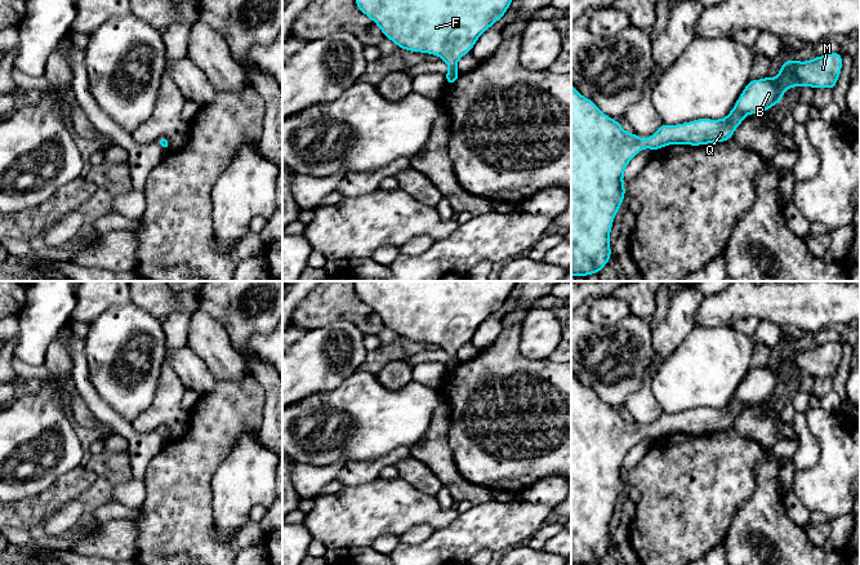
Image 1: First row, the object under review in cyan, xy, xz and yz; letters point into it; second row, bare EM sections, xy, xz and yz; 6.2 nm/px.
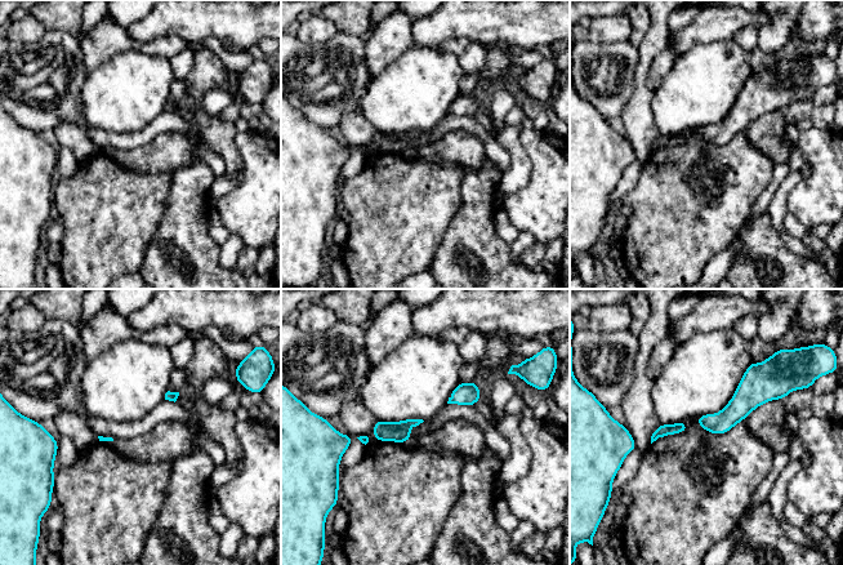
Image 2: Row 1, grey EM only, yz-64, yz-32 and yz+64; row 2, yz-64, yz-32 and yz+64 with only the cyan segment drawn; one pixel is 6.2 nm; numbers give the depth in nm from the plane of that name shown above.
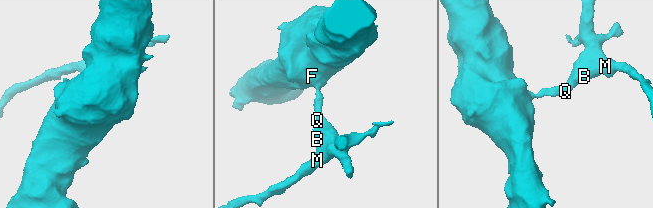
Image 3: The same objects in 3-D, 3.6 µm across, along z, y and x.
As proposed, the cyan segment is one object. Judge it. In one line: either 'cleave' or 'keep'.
keep

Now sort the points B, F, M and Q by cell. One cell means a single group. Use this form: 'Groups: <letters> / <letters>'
Groups: B F M Q

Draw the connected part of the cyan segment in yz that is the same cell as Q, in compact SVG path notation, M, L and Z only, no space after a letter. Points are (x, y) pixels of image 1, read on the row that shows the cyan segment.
M841 52L815 57L807 62L784 61L776 77L748 81L730 114L721 120L698 119L690 123L661 126L647 139L627 133L618 120L605 115L597 104L583 97L571 84L571 276L600 273L611 259L610 231L623 204L623 175L628 163L643 148L651 151L668 144L710 144L726 142L749 114L762 114L780 101L788 88L811 86L833 90L842 71Z

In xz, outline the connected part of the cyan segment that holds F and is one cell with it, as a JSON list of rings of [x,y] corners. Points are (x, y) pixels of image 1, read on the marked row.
[[[355,0],[355,3],[398,48],[435,54],[444,59],[450,68],[445,74],[446,84],[453,86],[462,75],[455,67],[458,61],[505,14],[512,0]]]

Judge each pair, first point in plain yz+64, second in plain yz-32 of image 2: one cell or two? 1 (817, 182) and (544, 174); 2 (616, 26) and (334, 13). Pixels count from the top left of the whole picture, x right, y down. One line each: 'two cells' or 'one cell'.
1: one cell
2: two cells

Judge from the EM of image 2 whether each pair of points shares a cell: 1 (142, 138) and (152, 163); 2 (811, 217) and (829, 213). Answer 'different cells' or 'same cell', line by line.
1: different cells
2: same cell

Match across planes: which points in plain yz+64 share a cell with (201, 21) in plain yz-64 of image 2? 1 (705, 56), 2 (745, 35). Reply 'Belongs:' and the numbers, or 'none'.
Belongs: none

